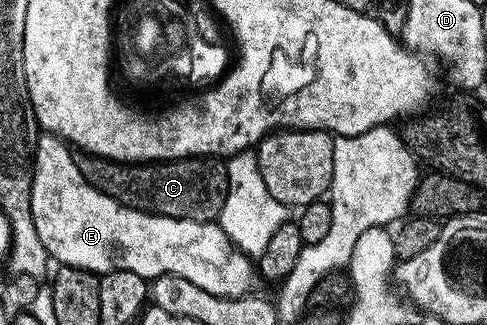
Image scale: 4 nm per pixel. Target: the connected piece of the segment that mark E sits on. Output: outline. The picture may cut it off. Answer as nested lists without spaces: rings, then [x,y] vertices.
[[[39,134],[30,177],[30,213],[36,225],[36,234],[40,241],[44,241],[47,256],[53,262],[55,259],[55,264],[64,267],[79,267],[93,271],[99,277],[107,275],[109,271],[127,271],[147,281],[156,280],[161,275],[179,275],[192,281],[192,285],[200,285],[200,289],[208,293],[229,299],[247,294],[256,280],[255,264],[231,243],[217,222],[201,223],[149,215],[117,203],[84,181],[84,173],[80,173],[75,152],[57,135]]]

